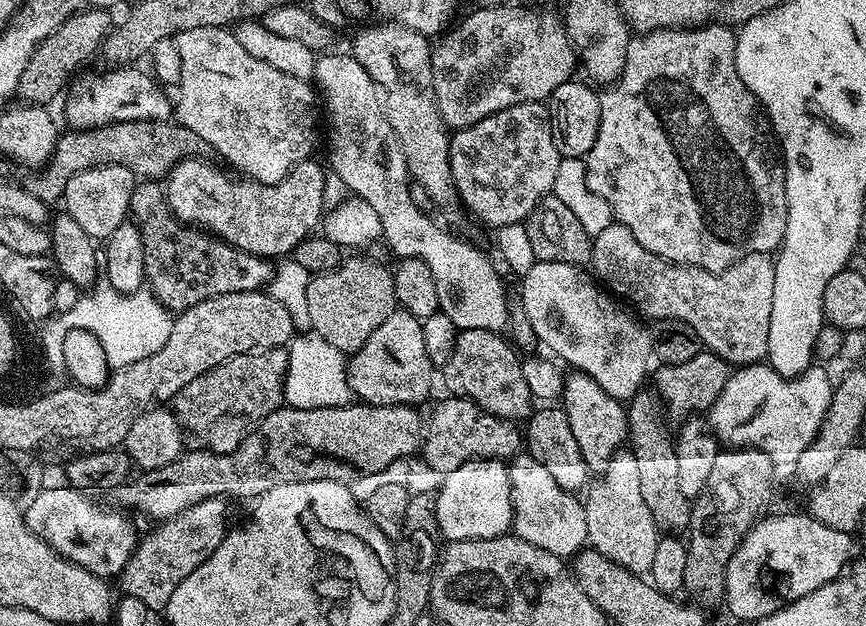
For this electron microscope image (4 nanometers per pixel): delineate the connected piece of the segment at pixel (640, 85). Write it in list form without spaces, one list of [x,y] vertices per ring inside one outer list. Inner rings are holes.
[[[709,22],[695,28],[656,28],[653,32],[633,35],[628,42],[626,62],[620,76],[600,92],[600,121],[598,138],[587,156],[583,157],[585,182],[589,190],[604,199],[612,208],[613,217],[625,224],[634,234],[634,238],[650,254],[671,264],[688,264],[692,268],[701,268],[707,272],[721,272],[734,262],[746,258],[755,252],[772,254],[784,243],[786,222],[788,221],[788,203],[786,202],[786,174],[784,161],[773,133],[767,114],[760,107],[758,98],[742,82],[736,65],[736,32],[727,24]]]

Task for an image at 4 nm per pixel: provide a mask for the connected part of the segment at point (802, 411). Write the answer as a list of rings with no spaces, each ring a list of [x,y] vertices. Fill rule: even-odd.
[[[764,362],[735,369],[708,410],[709,425],[717,441],[727,447],[758,448],[777,467],[795,467],[802,451],[820,433],[832,401],[834,384],[823,368],[813,364],[797,377],[784,377]]]

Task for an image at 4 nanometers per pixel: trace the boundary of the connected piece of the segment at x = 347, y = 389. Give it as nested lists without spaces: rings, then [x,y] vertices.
[[[305,332],[305,336],[296,334],[290,341],[288,369],[284,379],[284,404],[290,408],[333,408],[353,403],[354,393],[348,381],[348,360],[345,353],[340,352],[338,346],[330,346],[330,342],[326,342],[326,338],[322,338],[316,332]]]

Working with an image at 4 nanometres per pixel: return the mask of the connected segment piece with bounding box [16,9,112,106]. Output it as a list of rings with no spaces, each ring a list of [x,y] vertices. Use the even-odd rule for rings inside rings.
[[[83,9],[66,20],[52,35],[48,35],[31,55],[16,87],[17,97],[27,104],[50,104],[63,88],[68,76],[84,60],[103,45],[104,37],[111,31],[111,16],[105,9]]]

